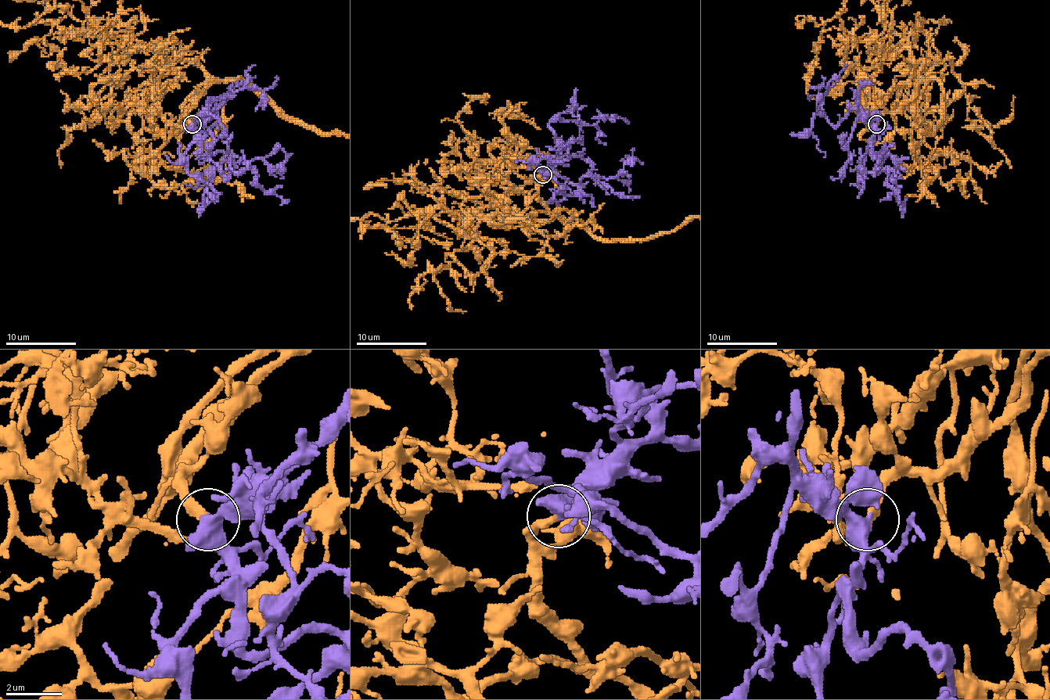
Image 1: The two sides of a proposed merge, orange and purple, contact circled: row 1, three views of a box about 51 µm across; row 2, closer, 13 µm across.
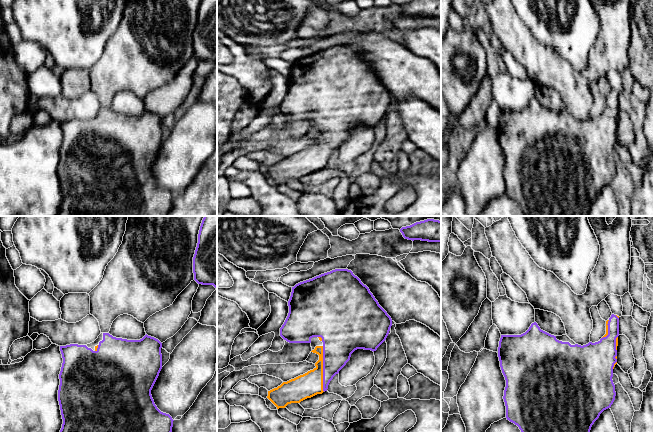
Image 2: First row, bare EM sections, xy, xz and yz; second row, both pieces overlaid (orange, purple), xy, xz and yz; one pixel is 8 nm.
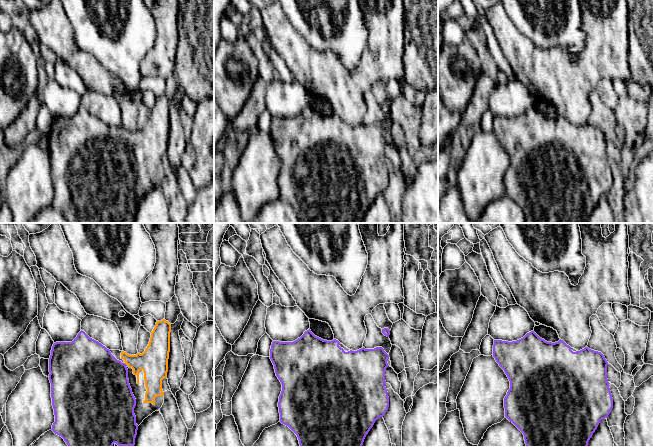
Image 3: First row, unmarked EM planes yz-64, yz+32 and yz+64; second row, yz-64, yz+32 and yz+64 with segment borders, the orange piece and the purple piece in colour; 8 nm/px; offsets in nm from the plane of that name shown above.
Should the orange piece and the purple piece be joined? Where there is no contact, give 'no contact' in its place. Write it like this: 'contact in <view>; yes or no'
contact in xz; yes

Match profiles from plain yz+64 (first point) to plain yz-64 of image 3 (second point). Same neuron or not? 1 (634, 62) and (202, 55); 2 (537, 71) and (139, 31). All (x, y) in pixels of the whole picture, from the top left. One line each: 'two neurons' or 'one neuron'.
1: one neuron
2: two neurons

